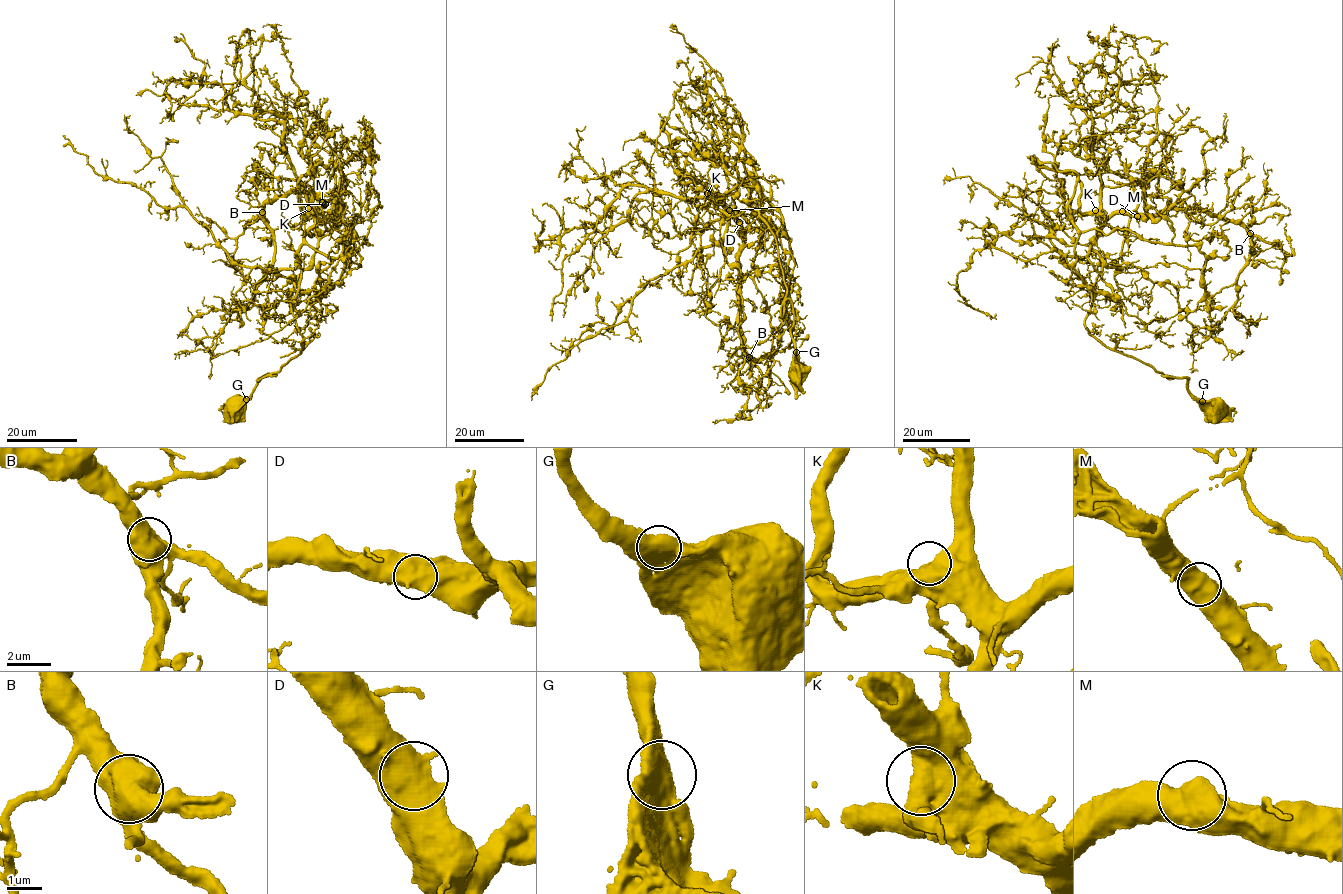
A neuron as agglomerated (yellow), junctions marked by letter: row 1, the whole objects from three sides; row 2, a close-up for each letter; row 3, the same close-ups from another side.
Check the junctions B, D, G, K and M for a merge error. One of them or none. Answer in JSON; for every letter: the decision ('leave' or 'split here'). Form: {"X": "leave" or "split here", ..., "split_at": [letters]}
{"B": "leave", "D": "leave", "G": "leave", "K": "leave", "M": "leave", "split_at": []}

